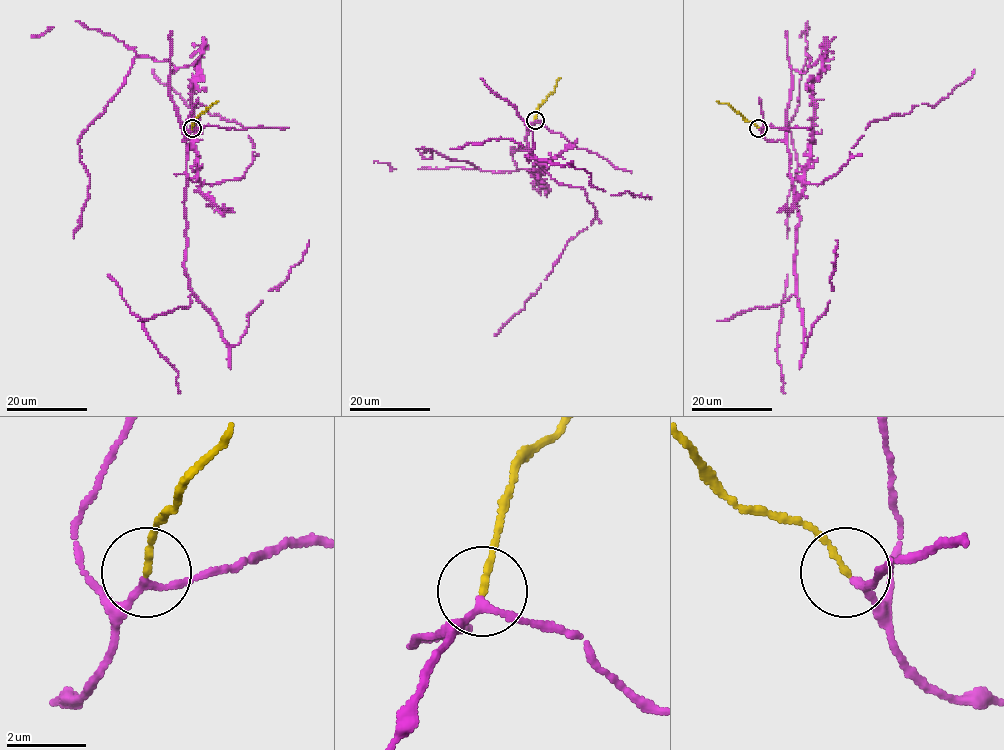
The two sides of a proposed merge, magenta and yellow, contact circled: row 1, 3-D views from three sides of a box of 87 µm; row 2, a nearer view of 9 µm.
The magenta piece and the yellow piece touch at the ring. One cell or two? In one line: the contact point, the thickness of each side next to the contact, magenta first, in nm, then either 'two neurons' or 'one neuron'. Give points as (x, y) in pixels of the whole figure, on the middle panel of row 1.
at (535, 120); 150 nm thick on the magenta side, 140 nm on the other; one neuron

